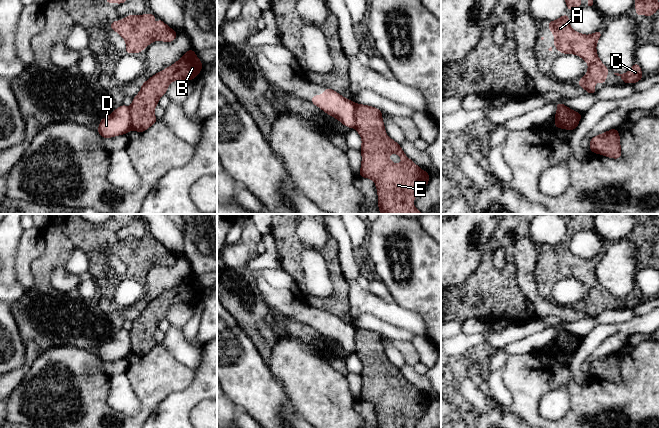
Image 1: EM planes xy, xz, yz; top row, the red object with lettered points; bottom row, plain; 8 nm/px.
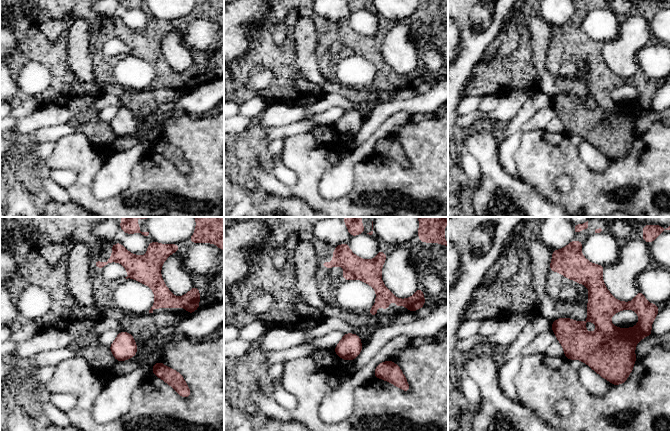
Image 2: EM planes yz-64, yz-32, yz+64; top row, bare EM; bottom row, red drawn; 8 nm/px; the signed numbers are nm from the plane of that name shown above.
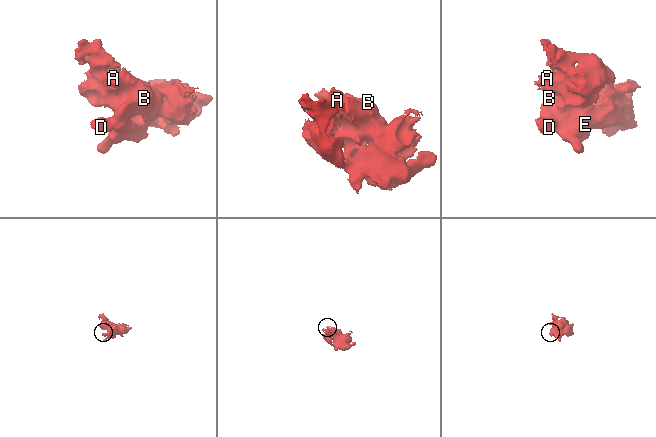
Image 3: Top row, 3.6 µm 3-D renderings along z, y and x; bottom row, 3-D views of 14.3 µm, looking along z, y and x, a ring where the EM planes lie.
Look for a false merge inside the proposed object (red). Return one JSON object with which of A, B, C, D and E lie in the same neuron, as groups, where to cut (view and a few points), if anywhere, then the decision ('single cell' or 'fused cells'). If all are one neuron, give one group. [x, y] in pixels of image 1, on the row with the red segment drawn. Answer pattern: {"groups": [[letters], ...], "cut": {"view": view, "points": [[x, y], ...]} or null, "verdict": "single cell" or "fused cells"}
{"groups": [["A", "B", "C", "E"], ["D"]], "cut": {"view": "yz", "points": [[569, 109], [569, 120], [574, 124]]}, "verdict": "fused cells"}

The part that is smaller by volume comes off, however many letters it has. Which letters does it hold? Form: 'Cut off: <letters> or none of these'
Cut off: D

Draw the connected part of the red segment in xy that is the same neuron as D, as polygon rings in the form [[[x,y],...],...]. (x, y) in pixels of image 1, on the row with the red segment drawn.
[[[121,105],[99,123],[98,133],[104,138],[127,134],[132,129],[130,108]]]

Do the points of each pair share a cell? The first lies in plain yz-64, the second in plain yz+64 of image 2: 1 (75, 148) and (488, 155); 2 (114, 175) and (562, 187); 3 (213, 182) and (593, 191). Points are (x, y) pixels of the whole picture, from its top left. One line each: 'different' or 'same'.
1: different
2: same
3: same

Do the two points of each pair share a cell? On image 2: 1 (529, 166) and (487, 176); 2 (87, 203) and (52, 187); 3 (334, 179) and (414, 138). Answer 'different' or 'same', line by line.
1: different
2: different
3: different

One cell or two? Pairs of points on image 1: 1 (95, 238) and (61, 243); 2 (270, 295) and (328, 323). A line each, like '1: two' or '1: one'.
1: two
2: one

